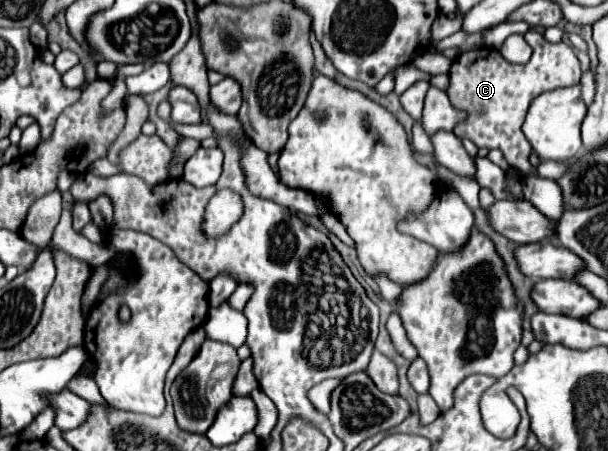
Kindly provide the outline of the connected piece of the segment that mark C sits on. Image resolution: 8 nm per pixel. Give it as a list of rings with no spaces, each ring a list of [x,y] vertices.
[[[536,30],[526,32],[526,42],[532,46],[532,58],[528,64],[510,64],[496,50],[482,48],[460,54],[450,68],[450,86],[446,90],[450,102],[470,116],[462,122],[454,134],[458,138],[472,140],[478,148],[498,148],[506,162],[520,170],[524,176],[536,176],[534,166],[530,166],[528,156],[532,152],[530,142],[522,134],[522,122],[530,102],[542,92],[576,86],[580,82],[580,60],[576,58],[572,46],[560,42],[550,44]]]

